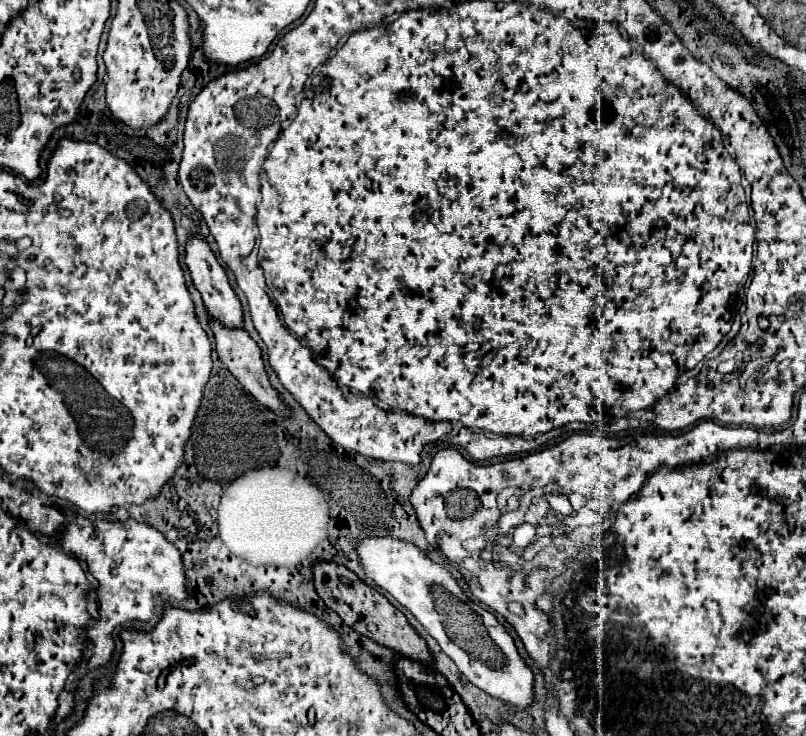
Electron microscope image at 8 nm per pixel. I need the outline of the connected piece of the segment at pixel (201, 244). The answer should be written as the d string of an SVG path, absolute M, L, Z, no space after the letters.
M192 237L186 245L186 265L188 265L188 271L192 275L192 281L196 285L196 289L200 291L202 299L204 299L204 307L208 311L208 315L212 319L218 319L220 323L226 323L226 327L244 327L242 323L242 307L240 307L240 301L234 293L234 289L230 287L230 281L226 277L226 271L222 269L222 265L218 263L218 259L214 257L212 249L208 247L208 243L202 239L202 237Z

